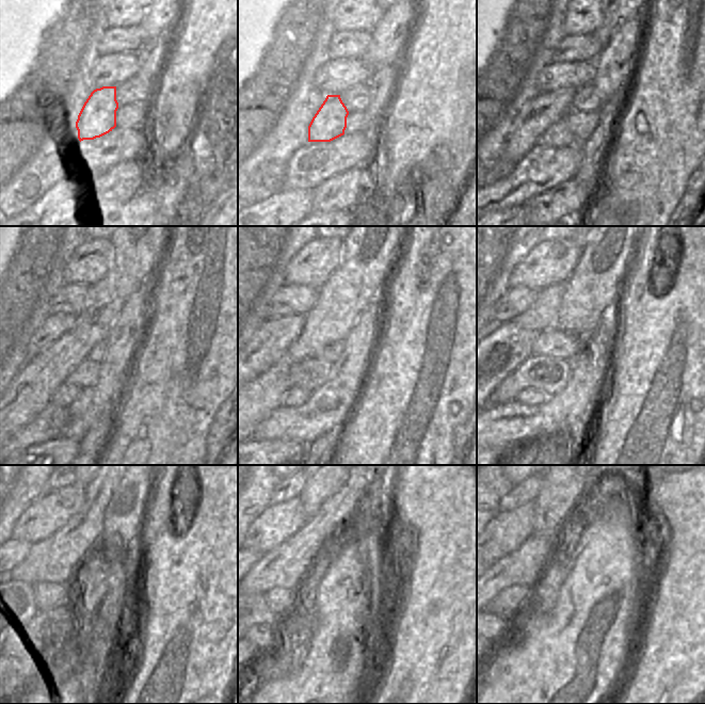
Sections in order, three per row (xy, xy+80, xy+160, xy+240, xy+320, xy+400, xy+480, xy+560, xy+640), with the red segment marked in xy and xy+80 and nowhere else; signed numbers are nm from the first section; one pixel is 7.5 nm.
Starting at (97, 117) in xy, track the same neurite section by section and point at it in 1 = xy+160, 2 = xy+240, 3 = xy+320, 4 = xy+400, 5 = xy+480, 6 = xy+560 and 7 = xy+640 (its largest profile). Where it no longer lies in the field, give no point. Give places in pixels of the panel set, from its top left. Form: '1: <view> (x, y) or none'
1: xy+160 (559, 134)
2: xy+240 (67, 392)
3: xy+320 (294, 397)
4: xy+400 (529, 397)
5: xy+480 (33, 636)
6: xy+560 (262, 635)
7: xy+640 (498, 626)

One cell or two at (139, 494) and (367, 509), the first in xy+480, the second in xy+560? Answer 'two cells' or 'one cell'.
one cell

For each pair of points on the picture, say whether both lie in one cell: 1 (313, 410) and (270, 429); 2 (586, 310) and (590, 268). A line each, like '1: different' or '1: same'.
1: same
2: same

